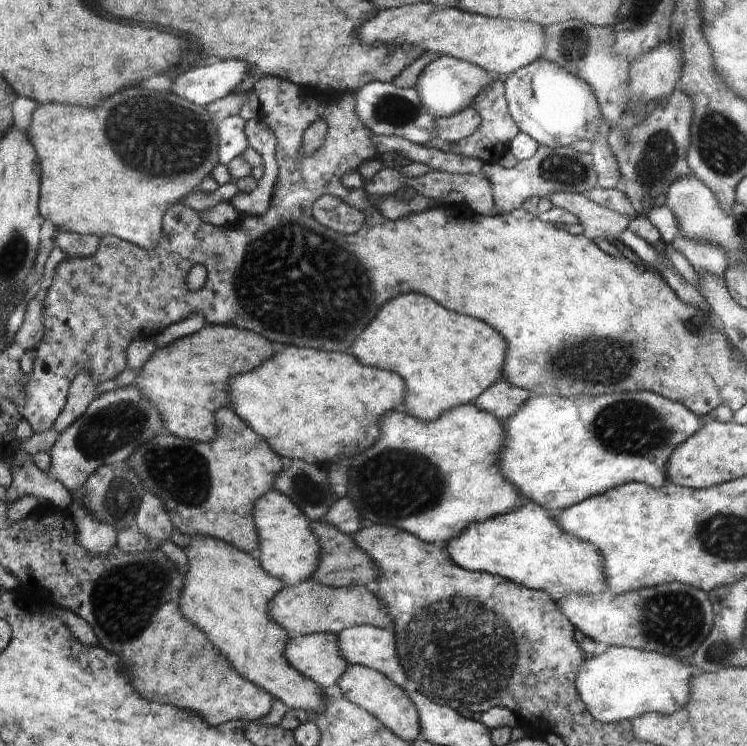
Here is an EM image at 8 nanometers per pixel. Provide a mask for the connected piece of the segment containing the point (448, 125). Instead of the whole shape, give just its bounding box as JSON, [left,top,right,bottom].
[435,107,480,143]

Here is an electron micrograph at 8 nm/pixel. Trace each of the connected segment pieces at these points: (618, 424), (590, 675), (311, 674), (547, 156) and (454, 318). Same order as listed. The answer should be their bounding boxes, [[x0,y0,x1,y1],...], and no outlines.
[[498,392,704,513],[575,647,692,723],[286,633,350,688],[483,146,598,216],[352,294,506,422]]

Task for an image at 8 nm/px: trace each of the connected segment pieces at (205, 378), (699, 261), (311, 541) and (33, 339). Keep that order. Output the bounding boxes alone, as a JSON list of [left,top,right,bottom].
[[133,323,274,444],[671,236,728,286],[254,490,322,585],[16,288,49,352]]

